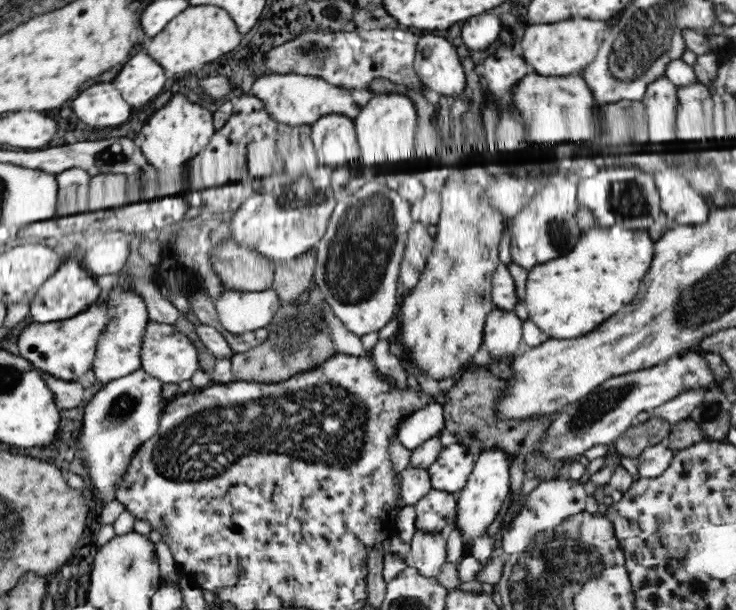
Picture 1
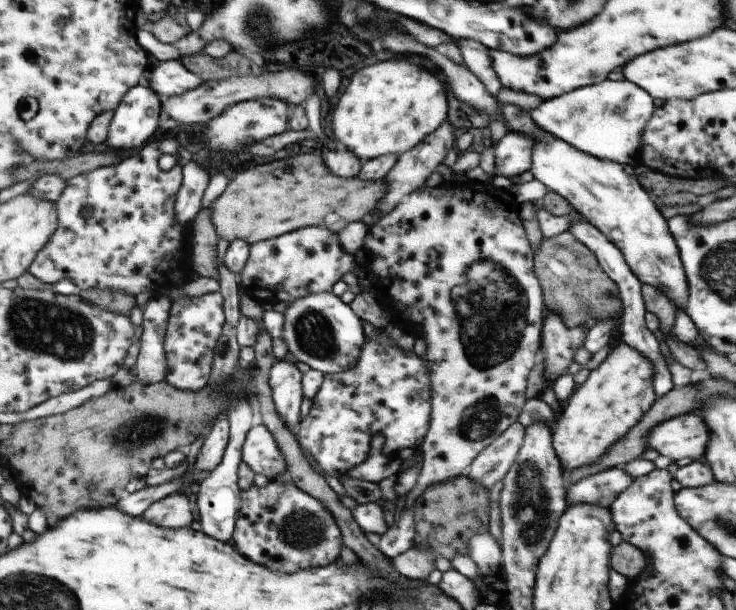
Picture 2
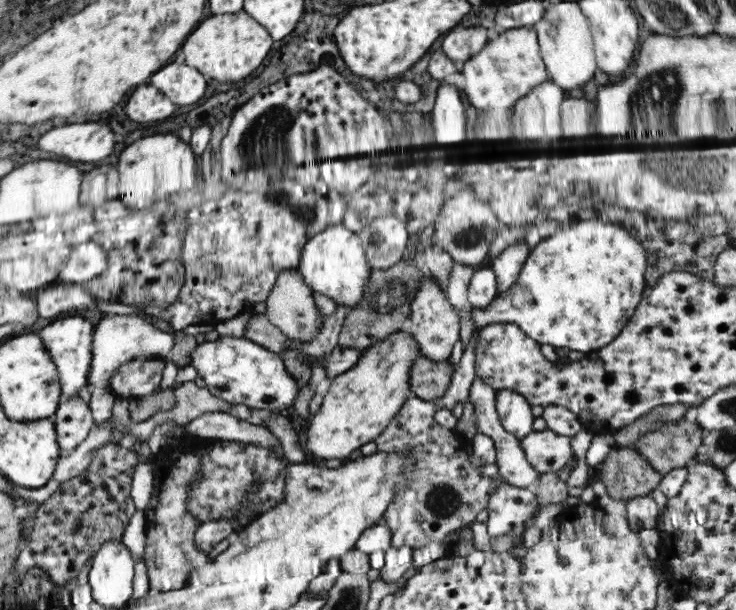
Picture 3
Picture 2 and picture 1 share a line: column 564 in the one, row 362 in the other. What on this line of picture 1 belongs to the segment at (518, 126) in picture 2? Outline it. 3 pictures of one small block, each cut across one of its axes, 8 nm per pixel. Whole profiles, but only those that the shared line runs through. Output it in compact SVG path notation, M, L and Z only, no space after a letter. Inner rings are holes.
M148 321L144 338L142 339L142 366L143 369L163 383L174 383L190 380L199 368L200 360L206 355L200 354L192 341L182 334L175 325L160 324Z

